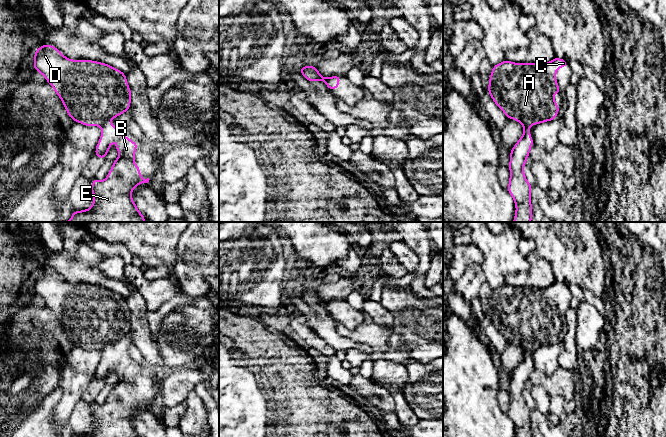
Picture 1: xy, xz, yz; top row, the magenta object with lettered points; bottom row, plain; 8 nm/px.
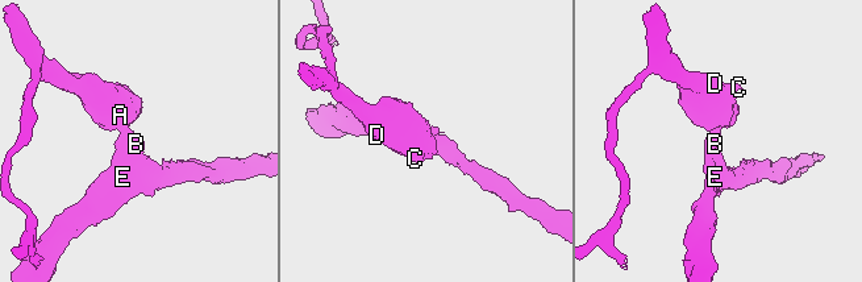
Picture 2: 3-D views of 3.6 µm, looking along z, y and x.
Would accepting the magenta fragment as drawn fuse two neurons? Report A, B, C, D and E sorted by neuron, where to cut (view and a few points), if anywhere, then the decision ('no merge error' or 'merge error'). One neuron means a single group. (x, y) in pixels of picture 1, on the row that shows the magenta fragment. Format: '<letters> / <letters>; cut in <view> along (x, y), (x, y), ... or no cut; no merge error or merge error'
A C D / B E; cut in xy along (106, 121), (102, 127); merge error

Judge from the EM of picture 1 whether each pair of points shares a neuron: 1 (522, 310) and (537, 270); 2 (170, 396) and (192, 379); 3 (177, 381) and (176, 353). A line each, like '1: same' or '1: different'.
1: different
2: same
3: different

